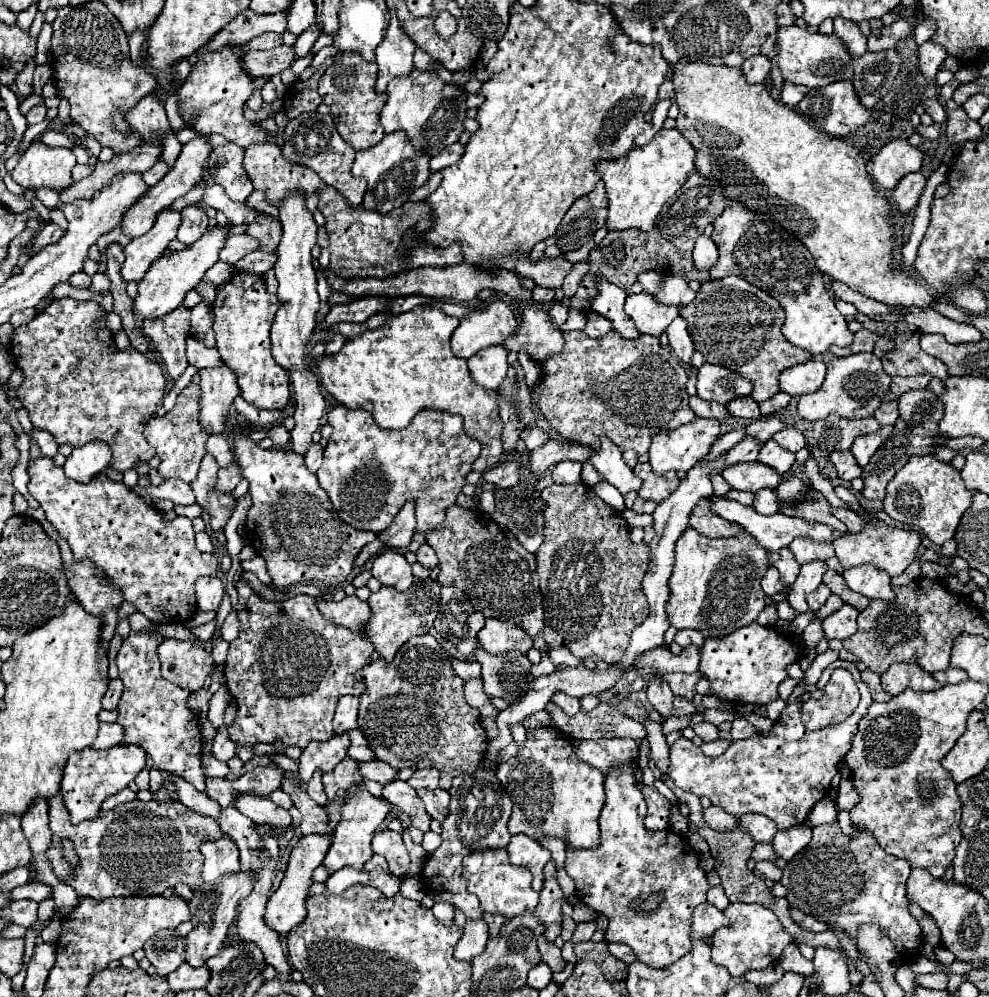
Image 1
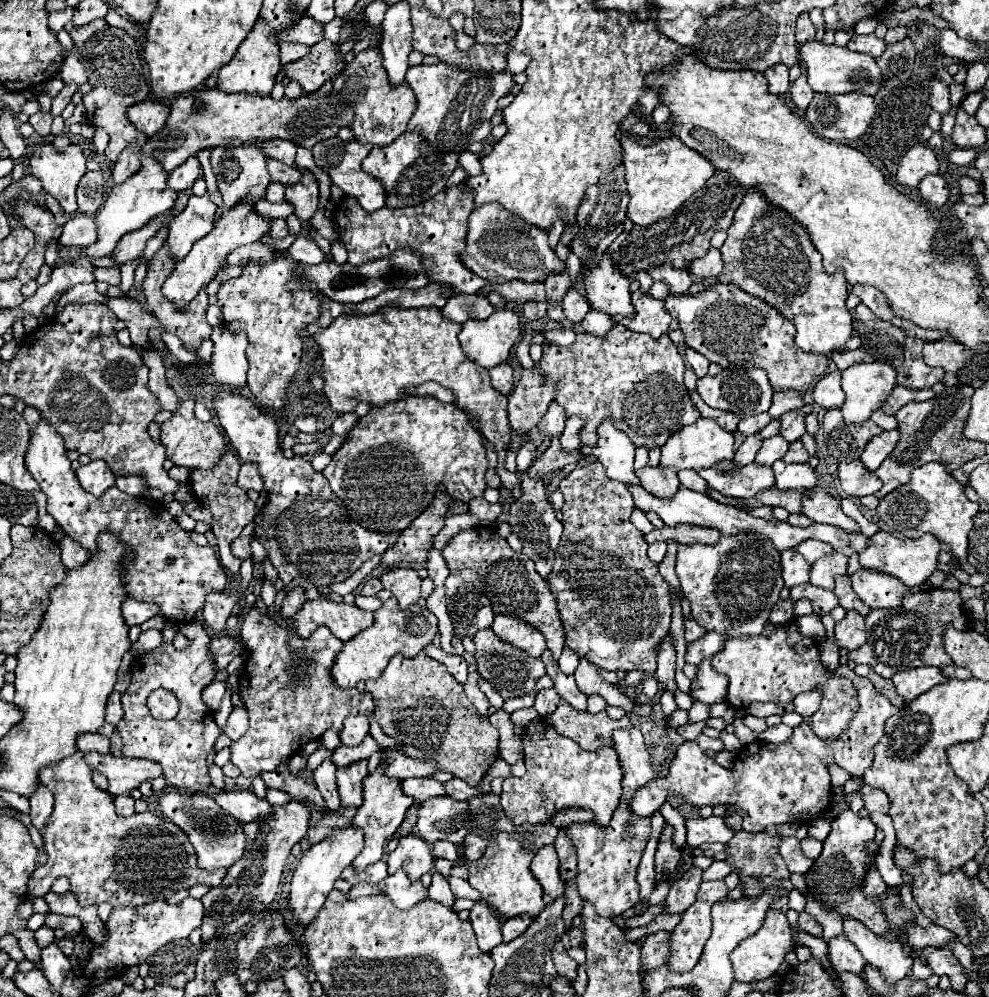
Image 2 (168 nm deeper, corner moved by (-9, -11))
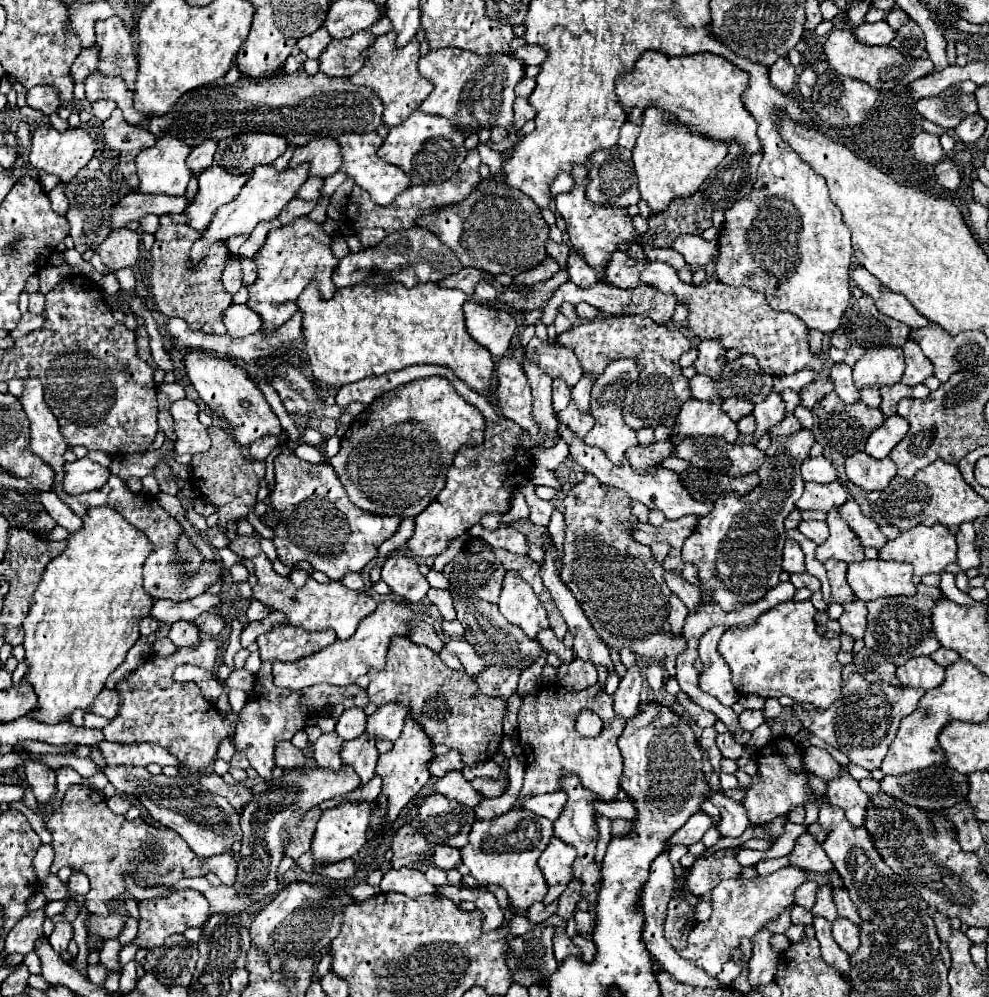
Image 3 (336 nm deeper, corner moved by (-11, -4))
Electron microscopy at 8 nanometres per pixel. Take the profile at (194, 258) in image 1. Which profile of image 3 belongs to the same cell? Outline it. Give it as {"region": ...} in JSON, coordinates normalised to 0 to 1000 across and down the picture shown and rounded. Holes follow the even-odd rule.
{"region":[[[266,165],[266,168],[258,168],[254,174],[254,180],[246,186],[244,194],[230,206],[221,208],[219,214],[215,216],[211,228],[205,232],[203,240],[199,240],[193,248],[193,256],[191,256],[191,264],[199,266],[205,258],[207,252],[219,244],[219,242],[230,242],[236,236],[252,236],[260,224],[264,222],[276,222],[282,212],[298,198],[298,190],[302,190],[302,186],[306,186],[310,180],[310,170],[288,170],[284,174],[280,174],[274,165]]]}

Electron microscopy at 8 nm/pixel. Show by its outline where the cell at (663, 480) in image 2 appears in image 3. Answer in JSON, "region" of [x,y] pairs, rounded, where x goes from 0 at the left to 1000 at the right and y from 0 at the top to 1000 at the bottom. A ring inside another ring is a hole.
{"region":[[[666,442],[656,448],[644,446],[642,450],[634,452],[634,462],[644,474],[660,474],[668,466],[670,460],[680,456],[680,452],[683,452],[680,442]]]}

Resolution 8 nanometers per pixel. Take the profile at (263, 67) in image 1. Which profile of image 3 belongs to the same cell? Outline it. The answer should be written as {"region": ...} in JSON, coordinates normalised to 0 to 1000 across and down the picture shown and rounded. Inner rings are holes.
{"region":[[[373,31],[357,33],[357,37],[335,41],[323,55],[323,71],[333,77],[355,77],[367,65],[367,53],[375,45],[377,35]]]}

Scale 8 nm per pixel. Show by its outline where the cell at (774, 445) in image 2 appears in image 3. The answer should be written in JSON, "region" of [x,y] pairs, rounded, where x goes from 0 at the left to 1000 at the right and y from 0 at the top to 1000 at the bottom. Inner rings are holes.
{"region":[[[796,416],[784,430],[780,430],[780,438],[798,438],[810,430],[810,424],[806,422],[804,416]]]}

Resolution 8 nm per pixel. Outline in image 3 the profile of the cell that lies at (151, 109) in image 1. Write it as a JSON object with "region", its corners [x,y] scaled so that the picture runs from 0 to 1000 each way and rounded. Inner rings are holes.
{"region":[[[96,71],[86,81],[86,97],[88,101],[100,101],[100,99],[114,99],[122,109],[126,121],[132,125],[141,125],[148,119],[135,106],[135,91],[129,90],[122,77],[106,77],[100,71]]]}

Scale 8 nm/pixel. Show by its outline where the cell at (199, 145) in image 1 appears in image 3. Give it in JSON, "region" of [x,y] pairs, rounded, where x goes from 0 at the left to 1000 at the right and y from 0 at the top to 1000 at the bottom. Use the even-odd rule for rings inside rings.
{"region":[[[132,230],[110,234],[108,240],[98,248],[98,254],[110,270],[132,268],[141,258],[141,234]]]}

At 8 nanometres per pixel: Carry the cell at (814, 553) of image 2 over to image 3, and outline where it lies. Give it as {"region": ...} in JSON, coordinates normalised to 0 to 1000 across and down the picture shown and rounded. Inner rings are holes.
{"region":[[[810,523],[806,529],[816,541],[820,541],[824,547],[830,547],[838,539],[838,529],[834,523]]]}

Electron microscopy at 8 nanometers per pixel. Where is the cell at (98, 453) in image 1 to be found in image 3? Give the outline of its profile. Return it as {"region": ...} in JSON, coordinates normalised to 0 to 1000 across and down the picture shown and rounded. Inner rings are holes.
{"region":[[[78,460],[76,464],[68,464],[66,466],[66,490],[72,494],[72,496],[80,496],[80,494],[86,494],[86,492],[96,492],[96,490],[102,490],[108,480],[110,480],[110,470],[100,466],[100,464],[94,464],[92,460]]]}

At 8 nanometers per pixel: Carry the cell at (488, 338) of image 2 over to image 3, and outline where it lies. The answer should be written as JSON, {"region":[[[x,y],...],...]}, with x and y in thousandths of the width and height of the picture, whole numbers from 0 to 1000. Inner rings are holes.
{"region":[[[472,300],[468,306],[472,334],[490,350],[496,352],[501,360],[507,360],[517,344],[521,334],[521,320],[511,310],[492,310],[478,300]]]}

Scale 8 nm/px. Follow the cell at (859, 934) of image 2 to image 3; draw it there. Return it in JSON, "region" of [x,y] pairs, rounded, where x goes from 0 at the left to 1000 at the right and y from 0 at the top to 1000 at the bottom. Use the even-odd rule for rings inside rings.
{"region":[[[842,892],[842,902],[844,902],[844,908],[846,908],[848,920],[858,922],[858,924],[865,926],[867,930],[873,928],[873,924],[871,924],[871,920],[869,920],[869,914],[867,914],[867,910],[862,908],[862,904],[858,902],[858,898],[856,898],[854,892]]]}

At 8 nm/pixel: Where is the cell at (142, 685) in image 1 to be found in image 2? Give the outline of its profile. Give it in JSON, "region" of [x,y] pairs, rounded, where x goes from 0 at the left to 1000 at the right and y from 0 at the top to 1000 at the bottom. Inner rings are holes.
{"region":[[[183,626],[183,636],[187,636],[193,646],[185,652],[177,652],[175,646],[163,646],[151,656],[145,656],[139,660],[132,686],[124,694],[124,720],[116,728],[112,742],[112,756],[114,758],[132,758],[132,760],[149,760],[157,762],[165,768],[165,776],[171,788],[189,792],[189,794],[209,794],[213,790],[213,780],[209,776],[209,756],[213,754],[219,738],[229,736],[235,743],[244,739],[251,732],[252,721],[247,709],[239,709],[235,712],[231,728],[221,730],[215,724],[213,712],[205,706],[203,694],[211,684],[217,682],[217,662],[211,654],[211,636],[209,632],[199,626]],[[159,690],[171,690],[179,696],[183,712],[177,718],[177,722],[157,722],[149,712],[149,698]]]}

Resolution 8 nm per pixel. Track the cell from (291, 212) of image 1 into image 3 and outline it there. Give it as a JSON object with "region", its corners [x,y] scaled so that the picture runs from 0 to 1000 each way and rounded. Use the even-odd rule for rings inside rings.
{"region":[[[331,139],[331,141],[314,141],[306,147],[298,147],[292,168],[298,170],[306,163],[312,165],[312,178],[329,180],[339,172],[343,172],[345,168],[343,145],[339,145],[339,139]]]}

